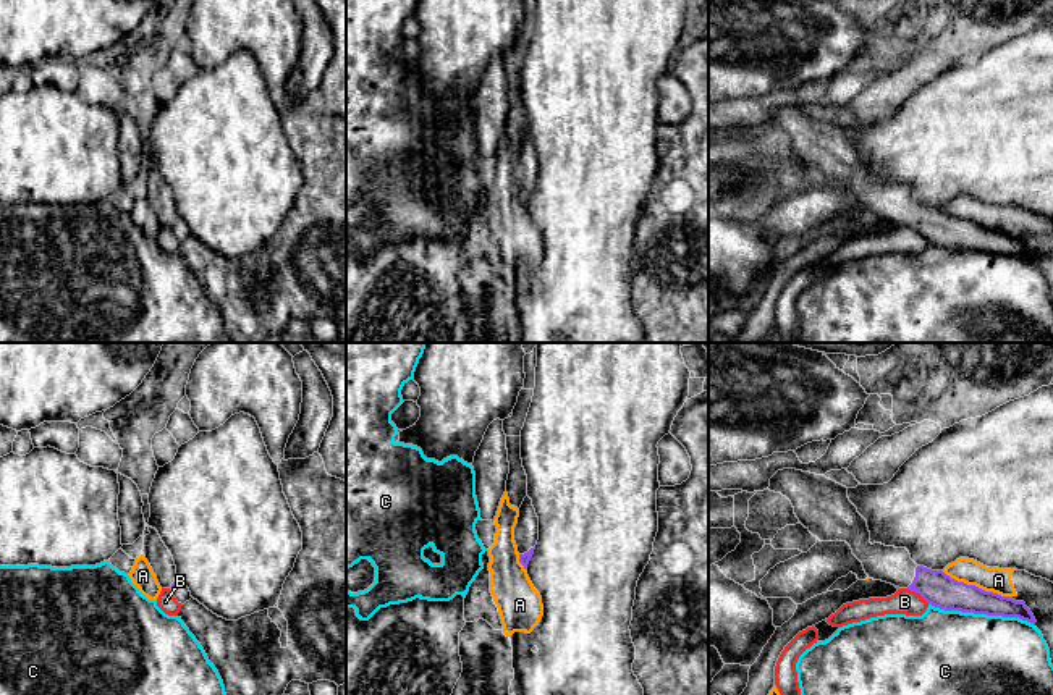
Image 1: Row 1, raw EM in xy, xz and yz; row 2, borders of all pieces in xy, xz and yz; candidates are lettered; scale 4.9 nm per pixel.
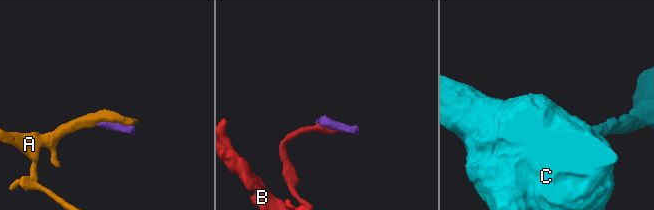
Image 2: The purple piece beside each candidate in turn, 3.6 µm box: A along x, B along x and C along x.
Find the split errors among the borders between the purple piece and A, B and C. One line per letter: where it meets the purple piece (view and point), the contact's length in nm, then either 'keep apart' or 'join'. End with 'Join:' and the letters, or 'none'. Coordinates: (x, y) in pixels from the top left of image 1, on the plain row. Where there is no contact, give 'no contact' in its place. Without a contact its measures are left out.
A: contact yz (974, 223); length 360 nm; keep apart
B: contact yz (917, 230); length 140 nm; keep apart
C: contact yz (982, 251); length 550 nm; keep apart
Join: none

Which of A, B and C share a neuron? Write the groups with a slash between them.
A / B / C

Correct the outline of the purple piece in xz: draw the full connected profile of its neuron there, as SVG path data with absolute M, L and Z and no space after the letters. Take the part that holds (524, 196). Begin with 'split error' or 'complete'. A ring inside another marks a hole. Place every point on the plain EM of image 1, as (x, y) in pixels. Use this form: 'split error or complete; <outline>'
split error; M529 134L519 145L518 162L514 165L514 179L519 191L519 200L527 207L539 178L539 155Z

